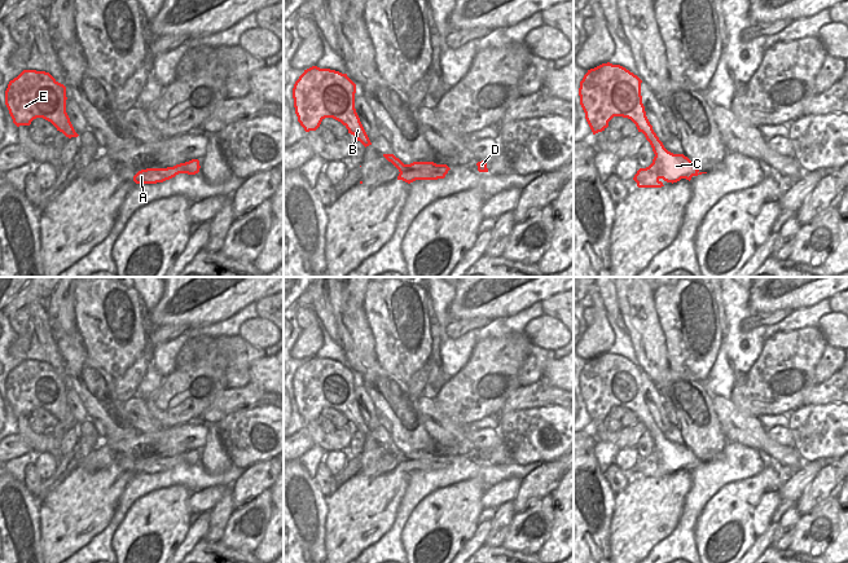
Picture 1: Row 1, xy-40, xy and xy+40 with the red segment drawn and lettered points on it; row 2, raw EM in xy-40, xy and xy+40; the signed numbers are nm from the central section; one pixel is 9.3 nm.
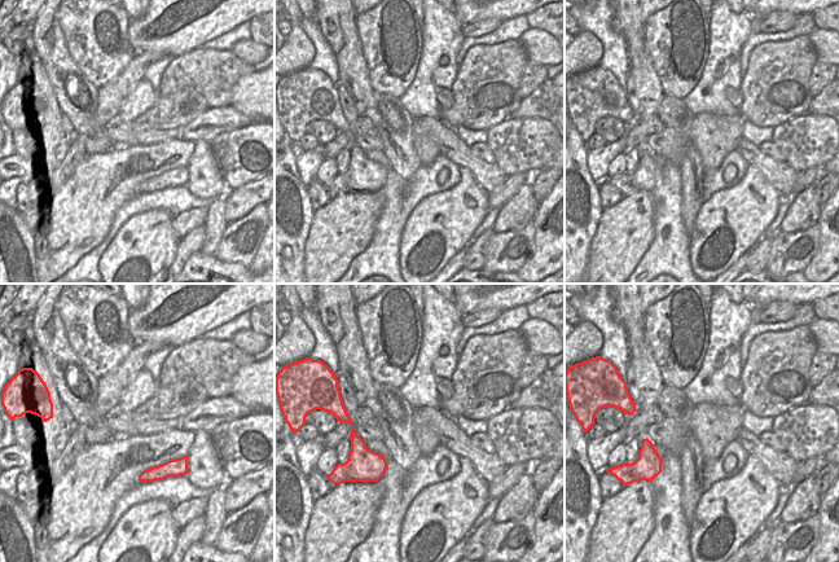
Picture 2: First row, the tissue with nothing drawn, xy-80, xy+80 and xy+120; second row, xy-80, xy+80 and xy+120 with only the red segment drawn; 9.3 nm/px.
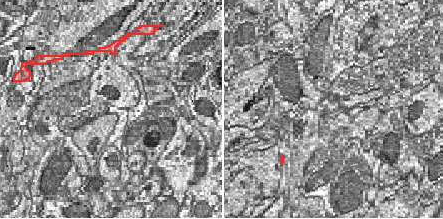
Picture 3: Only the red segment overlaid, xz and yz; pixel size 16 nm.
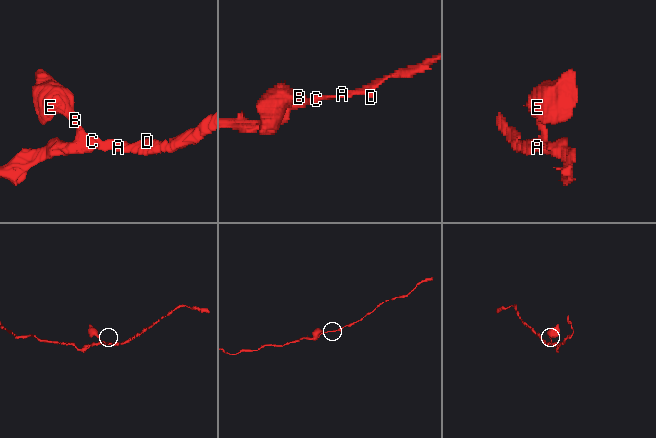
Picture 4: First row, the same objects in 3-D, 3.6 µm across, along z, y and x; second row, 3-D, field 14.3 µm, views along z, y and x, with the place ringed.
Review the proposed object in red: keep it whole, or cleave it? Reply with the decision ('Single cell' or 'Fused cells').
Single cell

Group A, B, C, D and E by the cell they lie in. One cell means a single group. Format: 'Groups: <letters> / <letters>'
Groups: A B C D E

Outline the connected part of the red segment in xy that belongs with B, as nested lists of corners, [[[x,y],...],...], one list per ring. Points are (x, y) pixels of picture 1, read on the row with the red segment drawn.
[[[312,66],[293,88],[298,122],[306,132],[316,131],[325,118],[340,122],[365,148],[372,145],[355,109],[356,84],[330,69]]]

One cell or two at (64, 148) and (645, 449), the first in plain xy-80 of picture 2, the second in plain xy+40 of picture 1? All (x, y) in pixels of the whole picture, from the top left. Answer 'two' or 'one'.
one

